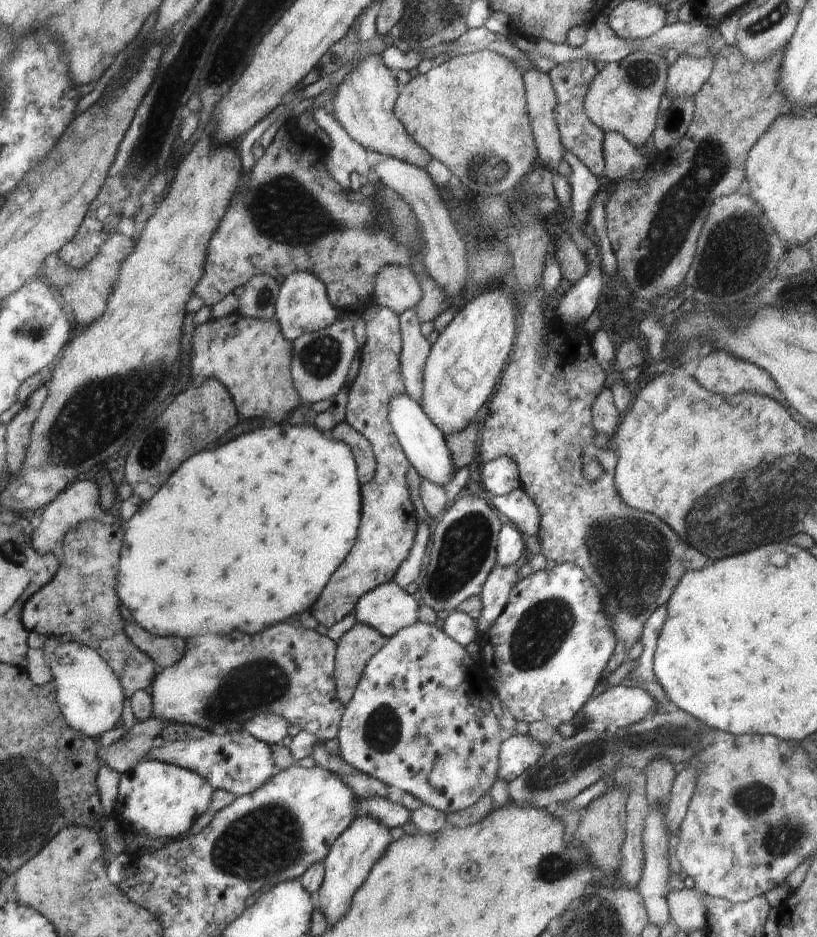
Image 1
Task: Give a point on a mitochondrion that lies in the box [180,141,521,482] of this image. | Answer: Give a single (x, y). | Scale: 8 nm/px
(285, 209)

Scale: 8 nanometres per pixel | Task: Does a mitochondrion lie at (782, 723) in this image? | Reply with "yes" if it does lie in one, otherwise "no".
no

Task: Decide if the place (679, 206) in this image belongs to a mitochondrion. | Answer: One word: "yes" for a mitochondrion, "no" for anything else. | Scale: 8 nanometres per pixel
yes

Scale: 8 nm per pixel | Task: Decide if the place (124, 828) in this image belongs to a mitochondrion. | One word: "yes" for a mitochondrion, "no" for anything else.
no

